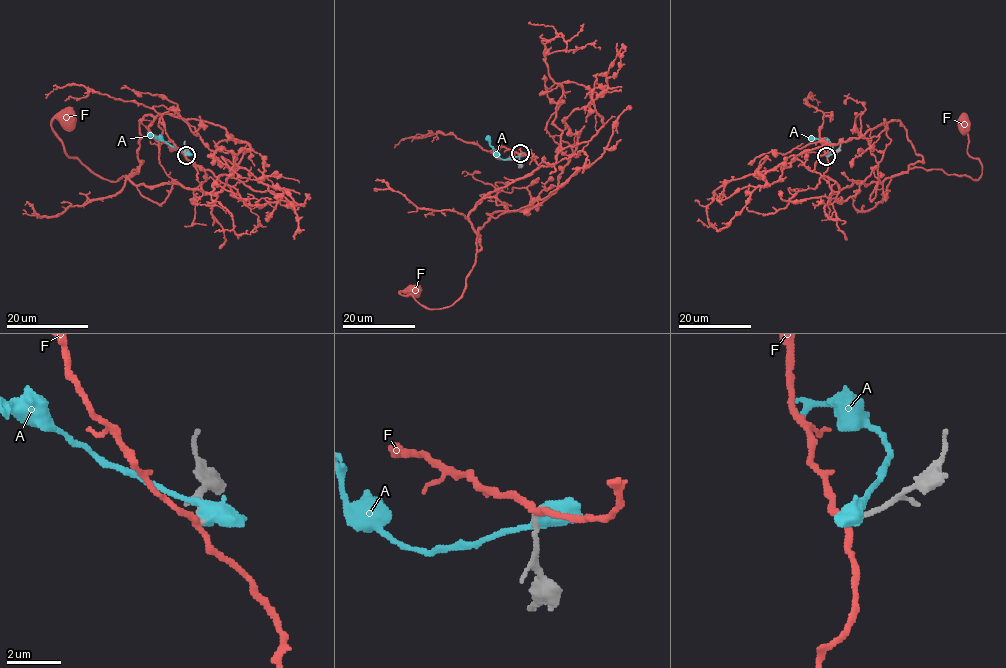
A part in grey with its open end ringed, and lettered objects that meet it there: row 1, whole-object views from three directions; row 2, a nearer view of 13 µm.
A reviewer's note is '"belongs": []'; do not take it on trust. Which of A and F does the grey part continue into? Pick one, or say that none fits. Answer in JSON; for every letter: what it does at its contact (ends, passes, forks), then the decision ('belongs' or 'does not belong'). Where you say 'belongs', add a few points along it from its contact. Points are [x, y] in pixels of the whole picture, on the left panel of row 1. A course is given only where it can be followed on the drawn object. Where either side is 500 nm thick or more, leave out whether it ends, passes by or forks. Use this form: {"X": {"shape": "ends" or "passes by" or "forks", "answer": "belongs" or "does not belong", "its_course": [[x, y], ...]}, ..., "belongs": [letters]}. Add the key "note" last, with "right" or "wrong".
{"A": {"shape": "passes by", "answer": "does not belong"}, "F": {"shape": "passes by", "answer": "does not belong"}, "belongs": [], "note": "right"}

